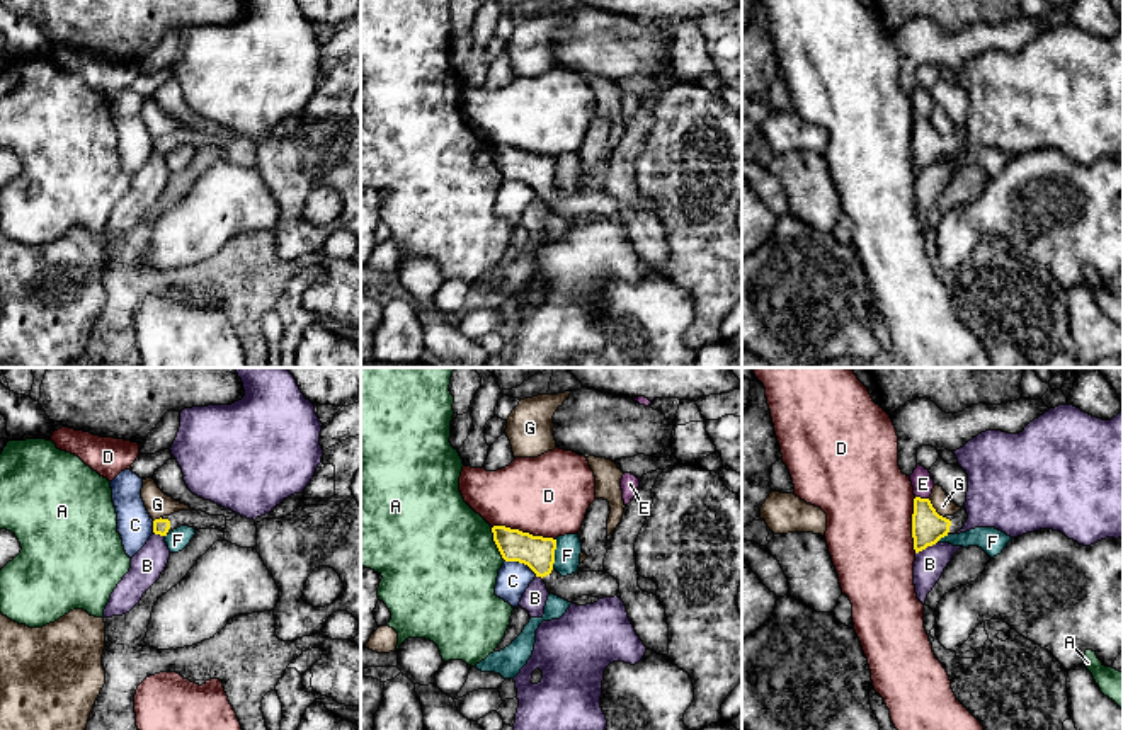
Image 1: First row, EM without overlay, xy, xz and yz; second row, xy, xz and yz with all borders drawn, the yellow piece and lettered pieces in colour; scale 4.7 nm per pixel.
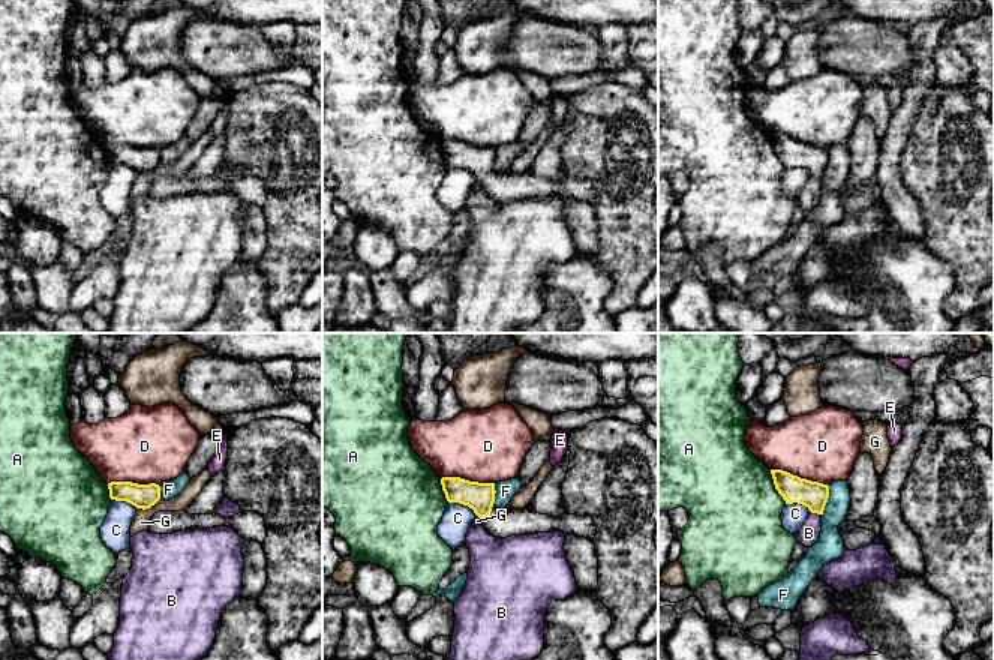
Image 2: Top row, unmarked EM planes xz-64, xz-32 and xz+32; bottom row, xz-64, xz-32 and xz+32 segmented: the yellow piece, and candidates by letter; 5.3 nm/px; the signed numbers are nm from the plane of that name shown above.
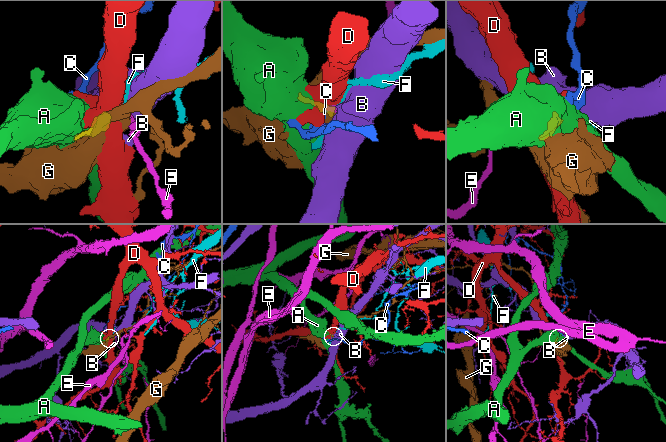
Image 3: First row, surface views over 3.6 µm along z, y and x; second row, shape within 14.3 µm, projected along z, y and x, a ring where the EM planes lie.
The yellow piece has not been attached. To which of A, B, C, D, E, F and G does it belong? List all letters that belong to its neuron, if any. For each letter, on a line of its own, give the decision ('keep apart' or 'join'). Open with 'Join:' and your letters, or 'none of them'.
Join: none of them
A: keep apart
B: keep apart
C: keep apart
D: keep apart
E: keep apart
F: keep apart
G: keep apart

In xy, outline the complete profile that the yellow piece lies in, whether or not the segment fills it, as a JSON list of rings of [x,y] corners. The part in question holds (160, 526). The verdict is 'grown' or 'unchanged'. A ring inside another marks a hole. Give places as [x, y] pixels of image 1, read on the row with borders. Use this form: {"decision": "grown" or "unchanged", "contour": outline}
{"decision": "grown", "contour": [[[179,510],[170,516],[163,516],[153,521],[153,533],[160,536],[167,536],[170,531],[189,526],[196,531],[199,529],[219,529],[225,533],[226,517],[225,516],[209,516],[202,510]]]}

